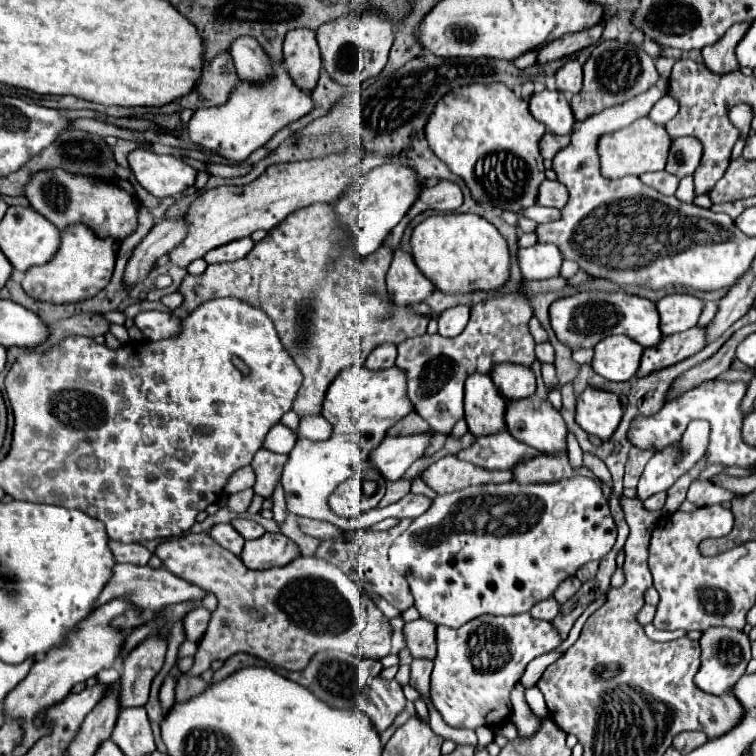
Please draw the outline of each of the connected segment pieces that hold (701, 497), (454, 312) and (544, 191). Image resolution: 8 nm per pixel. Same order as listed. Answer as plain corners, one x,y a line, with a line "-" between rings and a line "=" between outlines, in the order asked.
695,480
689,488
689,496
691,502
695,502
697,506
709,506
709,504
723,504
723,502
731,502
733,498
737,498
737,494
719,488
715,484
711,484
709,480
=
455,306
439,314
439,334
445,338
453,338
467,326
469,320
469,308
467,306
=
545,180
539,188
539,198
537,202
541,206
553,206
553,208
563,208
563,204
567,204
567,188
563,188
563,184
559,182
551,182

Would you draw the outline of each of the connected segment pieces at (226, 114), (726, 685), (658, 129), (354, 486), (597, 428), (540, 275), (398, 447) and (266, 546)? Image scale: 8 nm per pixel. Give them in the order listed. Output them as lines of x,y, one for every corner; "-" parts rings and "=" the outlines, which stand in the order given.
271,62
271,64
273,64
273,74
275,74
275,76
271,76
271,80
267,80
263,84
239,82
239,86
235,88
235,92
231,94
231,98
225,106
199,108
193,114
193,118
187,126
187,134
189,134
189,140
197,148
211,150
231,162
243,162
251,156
251,152
265,146
275,136
277,130
299,120
301,116
309,114
315,108
315,102
311,100
311,96
303,94
287,78
283,64
279,64
279,62
=
707,628
699,638
699,646
701,646
701,668
695,674
695,686
715,696
729,692
735,686
735,682
745,674
747,662
751,660
749,636
743,630
735,628
=
639,118
623,130
611,132
599,138
599,158
601,158
601,172
605,178
617,180
623,176
641,176
645,172
663,170
667,164
667,156
671,150
671,136
667,134
665,126
653,124
649,118
=
355,474
349,480
345,480
343,484
339,484
339,488
331,494
329,506
337,516
355,518
355,516
375,508
379,504
379,500
385,496
385,480
375,480
377,488
371,496
365,494
363,482
365,482
365,478
361,474
=
589,386
577,396
575,422
587,434
593,434
603,442
611,438
611,434
619,426
621,416
623,416
623,408
617,394
613,392
=
535,244
519,250
519,266
525,280
557,278
563,264
563,256
555,244
=
431,432
415,436
385,438
369,456
369,466
375,468
385,480
399,480
407,468
423,456
429,446
=
265,534
257,540
247,540
241,552
241,560
247,568
253,570
269,570
277,566
285,566
291,560
299,558
301,552
297,544
293,544
283,534

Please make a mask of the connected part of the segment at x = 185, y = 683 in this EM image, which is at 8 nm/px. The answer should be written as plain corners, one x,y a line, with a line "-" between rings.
181,676
177,682
177,698
175,702
183,702
189,700
191,696
197,696
199,692
203,692
207,688
207,682
203,682
199,676
191,678
191,676

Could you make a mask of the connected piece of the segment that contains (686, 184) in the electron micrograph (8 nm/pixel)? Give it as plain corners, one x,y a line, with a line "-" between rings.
689,176
689,178
683,178
681,182
679,182
679,188
677,188
677,192
675,192
675,196
679,198
679,200
683,200
683,202
693,202
693,198
695,198
695,192
693,192
693,178

